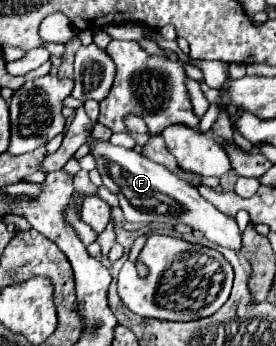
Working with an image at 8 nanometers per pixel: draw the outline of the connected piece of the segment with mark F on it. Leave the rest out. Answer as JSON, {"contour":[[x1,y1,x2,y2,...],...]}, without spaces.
{"contour":[[88,138,88,144,90,144,92,156,96,158,102,182,106,184,106,188,110,188,118,196,120,208,128,222,146,222,146,224,150,224,150,222,170,222,170,224,184,222,184,224,192,226,194,230,200,230,208,240,216,242,220,246,226,246,230,250,242,248,242,236,238,232,236,220,228,218,216,206,206,202,198,194,198,190,194,186,190,186,186,180,180,180,168,168,148,160,146,156,138,154,136,150,114,146,110,142,94,144,92,138]]}

